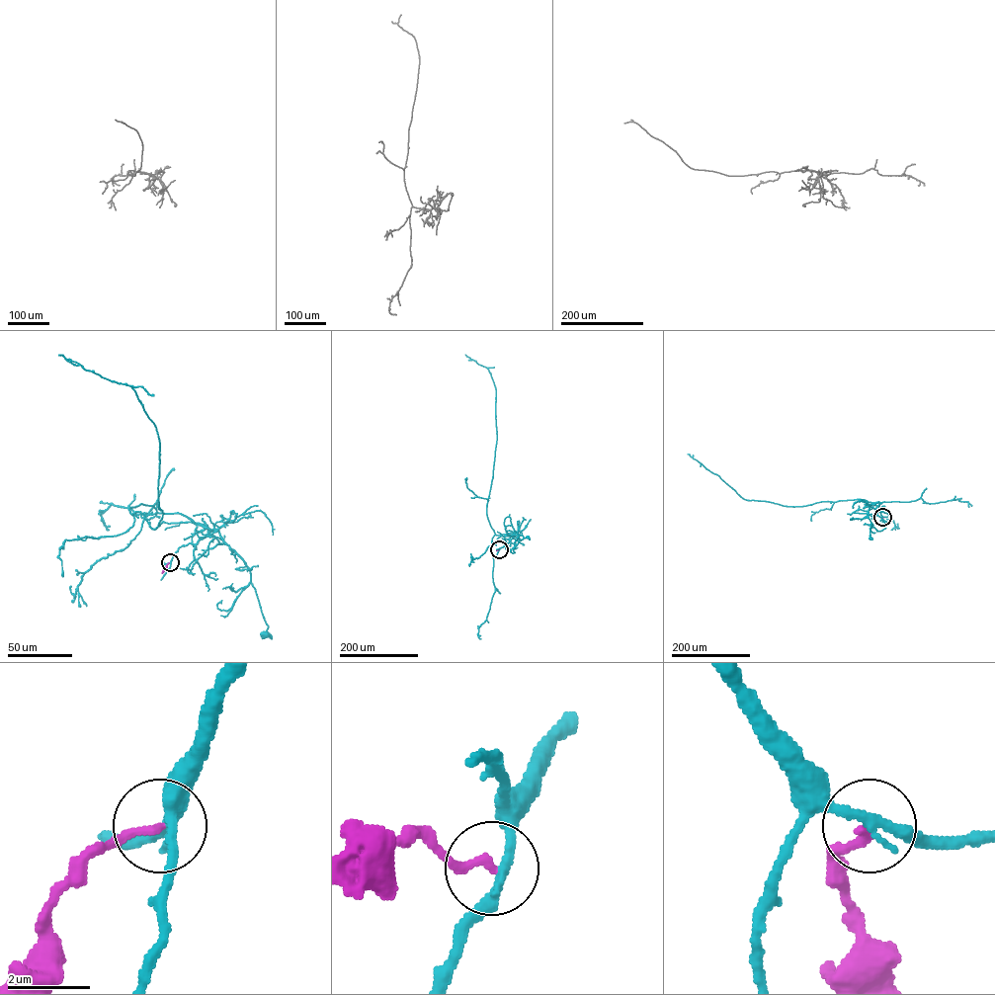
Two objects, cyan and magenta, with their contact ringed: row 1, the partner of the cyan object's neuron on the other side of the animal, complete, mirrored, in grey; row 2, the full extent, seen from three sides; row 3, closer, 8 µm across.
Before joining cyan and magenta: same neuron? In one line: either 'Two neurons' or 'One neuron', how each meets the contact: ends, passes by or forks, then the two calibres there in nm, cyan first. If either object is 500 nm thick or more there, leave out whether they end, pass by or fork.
Two neurons. At the ring cyan passes by. At the ring magenta ends. Thickness 240 nm (cyan) against 200 nm

